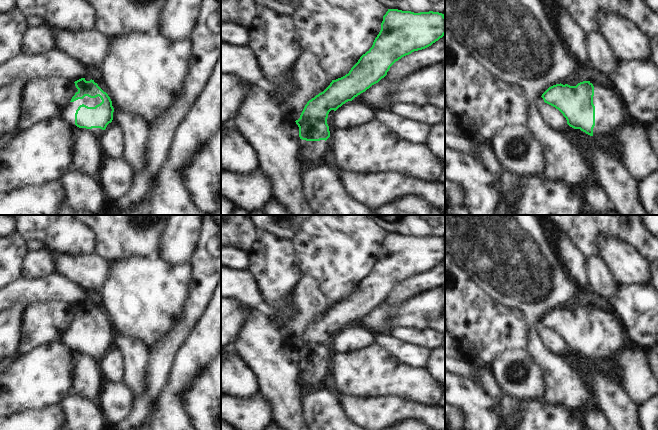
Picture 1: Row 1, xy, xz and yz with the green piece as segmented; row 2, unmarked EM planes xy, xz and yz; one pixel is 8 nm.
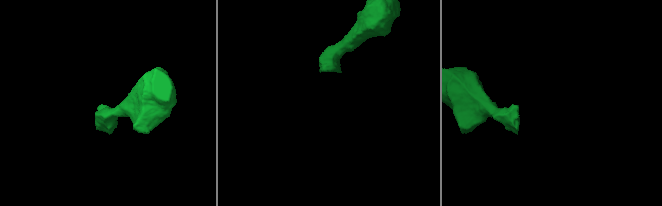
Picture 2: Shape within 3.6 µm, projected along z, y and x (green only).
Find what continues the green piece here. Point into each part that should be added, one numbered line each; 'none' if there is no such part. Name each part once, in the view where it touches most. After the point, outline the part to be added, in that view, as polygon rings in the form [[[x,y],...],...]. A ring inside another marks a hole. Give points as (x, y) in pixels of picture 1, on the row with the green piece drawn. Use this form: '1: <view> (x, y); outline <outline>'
1: xy (68, 114); outline [[[85,96],[83,99],[78,99],[74,102],[70,102],[65,109],[62,111],[61,119],[65,121],[71,128],[77,128],[79,130],[84,130],[90,133],[93,133],[95,136],[99,137],[104,133],[105,130],[102,130],[100,128],[92,128],[92,129],[86,129],[86,128],[79,128],[75,125],[75,113],[78,107],[82,104],[88,106],[88,107],[95,107],[96,105],[100,104],[102,102],[101,98],[98,96],[96,98],[90,98],[88,96]]]

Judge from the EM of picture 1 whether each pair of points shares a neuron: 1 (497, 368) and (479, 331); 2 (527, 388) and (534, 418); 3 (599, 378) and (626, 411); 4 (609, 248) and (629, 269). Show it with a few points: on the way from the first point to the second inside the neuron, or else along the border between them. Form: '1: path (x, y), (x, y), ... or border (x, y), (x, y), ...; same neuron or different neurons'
1: border (514, 349), (505, 349), (488, 366); different neurons
2: border (507, 395), (517, 399), (541, 399); different neurons
3: path (603, 386), (618, 403); same neuron
4: path (614, 253), (625, 264); same neuron

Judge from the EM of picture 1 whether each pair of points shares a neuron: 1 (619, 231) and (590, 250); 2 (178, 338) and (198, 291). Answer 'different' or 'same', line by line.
1: same
2: same

